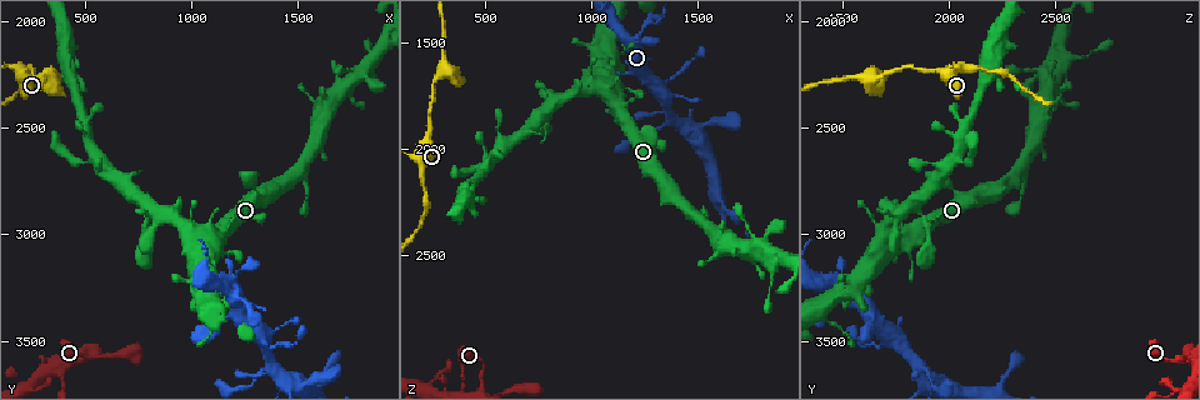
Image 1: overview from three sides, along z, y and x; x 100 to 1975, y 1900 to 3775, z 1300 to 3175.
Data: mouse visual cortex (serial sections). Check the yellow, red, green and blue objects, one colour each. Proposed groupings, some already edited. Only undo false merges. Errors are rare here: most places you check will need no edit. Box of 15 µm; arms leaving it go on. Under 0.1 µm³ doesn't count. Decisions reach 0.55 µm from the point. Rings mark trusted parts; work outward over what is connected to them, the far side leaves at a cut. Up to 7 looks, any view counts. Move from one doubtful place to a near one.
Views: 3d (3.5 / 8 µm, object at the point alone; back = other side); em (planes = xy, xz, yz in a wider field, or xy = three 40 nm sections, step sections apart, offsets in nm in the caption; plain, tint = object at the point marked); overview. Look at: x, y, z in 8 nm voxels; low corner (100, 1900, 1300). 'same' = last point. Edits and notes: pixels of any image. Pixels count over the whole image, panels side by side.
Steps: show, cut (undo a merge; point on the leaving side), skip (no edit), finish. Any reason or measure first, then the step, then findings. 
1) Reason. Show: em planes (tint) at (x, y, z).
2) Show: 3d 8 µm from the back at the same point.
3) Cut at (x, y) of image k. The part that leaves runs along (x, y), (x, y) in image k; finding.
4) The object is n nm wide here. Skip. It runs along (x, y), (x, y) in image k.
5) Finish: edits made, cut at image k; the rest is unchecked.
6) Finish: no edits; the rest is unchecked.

Thick turns thin. Show: 3d 3.5 µm from the back at (320, 2280, 1640).

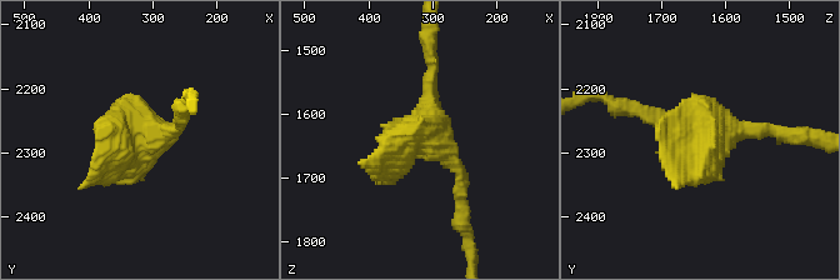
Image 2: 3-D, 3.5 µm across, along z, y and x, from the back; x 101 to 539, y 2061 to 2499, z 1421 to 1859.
Need the tissue. Show: em xy step 3 (tint) at (305, 2280, 1635).

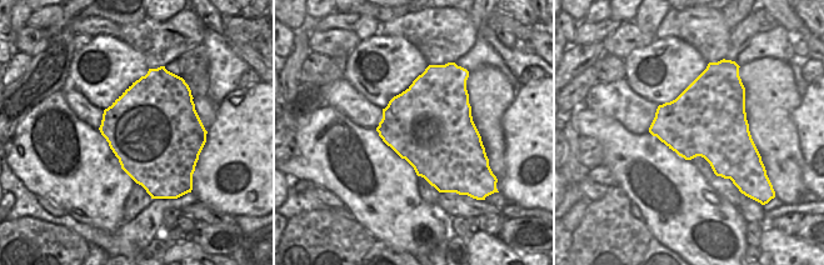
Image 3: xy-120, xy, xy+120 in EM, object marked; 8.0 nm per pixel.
Skip. It runs along (463, 199), (463, 176), (428, 135), (428, 55) in image 2; continuous, no second cell.

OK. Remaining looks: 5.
Thin neck. Show: 3d 8 µm from the back at (950, 2980, 1690).

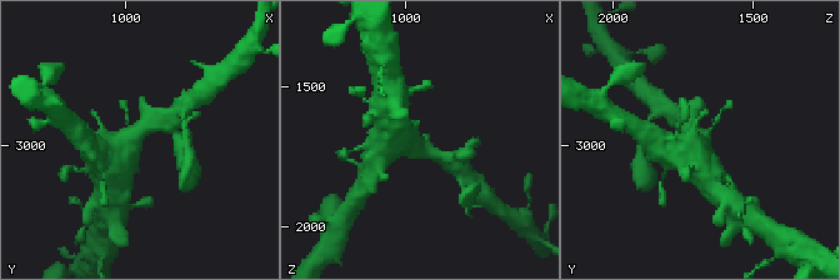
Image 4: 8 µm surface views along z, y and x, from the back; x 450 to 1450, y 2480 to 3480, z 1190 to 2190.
Show: 3d 3.5 µm from the back at (950, 2970, 1700).

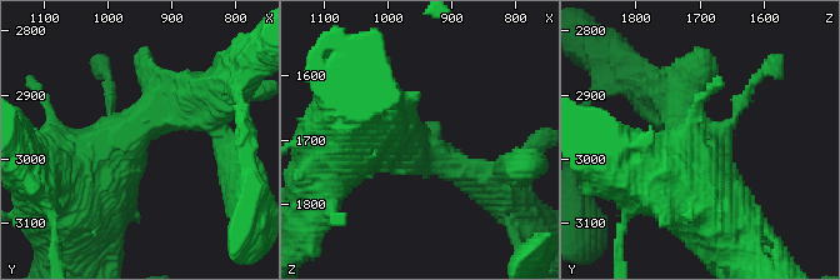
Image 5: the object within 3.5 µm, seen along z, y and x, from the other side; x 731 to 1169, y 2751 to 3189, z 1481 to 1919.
Show: em xy step 1 (tint) at (955, 2975, 1690).

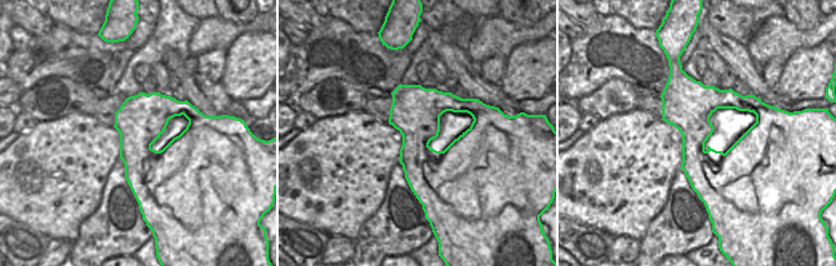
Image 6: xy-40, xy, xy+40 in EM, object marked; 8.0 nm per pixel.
Skip. It runs along (83, 183), (121, 175), (194, 98) in image 5; one cell here.

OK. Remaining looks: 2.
Thin arm on a thick one. Show: em xy step 1 (tint) at (800, 2870, 1810).

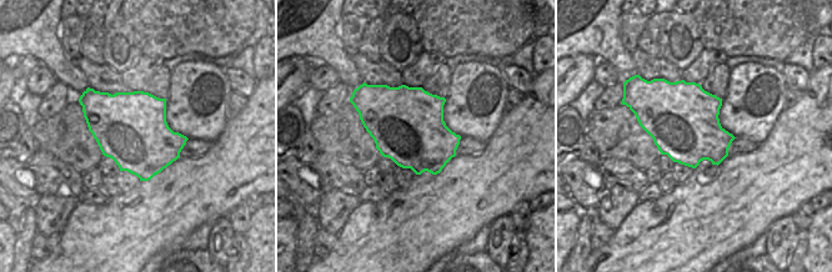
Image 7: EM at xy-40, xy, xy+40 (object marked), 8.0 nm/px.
Show: 3d 3.5 µm at the same point.

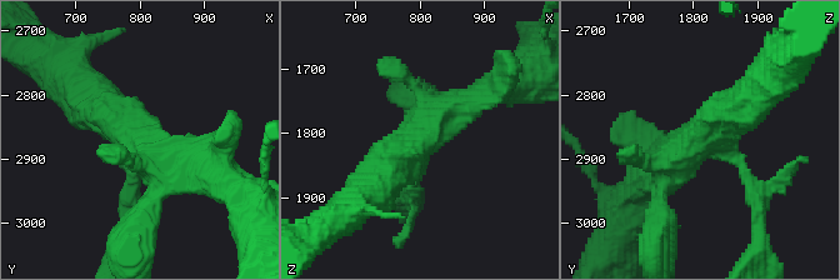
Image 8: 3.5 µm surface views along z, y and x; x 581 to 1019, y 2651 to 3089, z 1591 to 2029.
The arms are 200, 400, 500 nm wide. Skip. It runs along (476, 96), (419, 138), (361, 199) in image 8; all the same cell.

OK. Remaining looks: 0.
Finish: no edits; the rest is unchecked.

